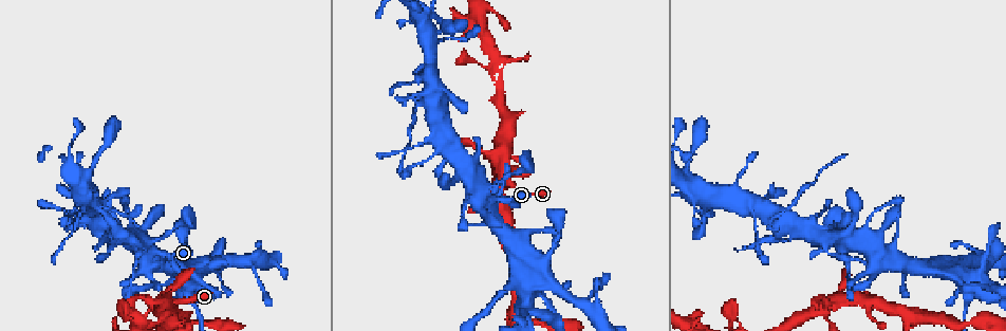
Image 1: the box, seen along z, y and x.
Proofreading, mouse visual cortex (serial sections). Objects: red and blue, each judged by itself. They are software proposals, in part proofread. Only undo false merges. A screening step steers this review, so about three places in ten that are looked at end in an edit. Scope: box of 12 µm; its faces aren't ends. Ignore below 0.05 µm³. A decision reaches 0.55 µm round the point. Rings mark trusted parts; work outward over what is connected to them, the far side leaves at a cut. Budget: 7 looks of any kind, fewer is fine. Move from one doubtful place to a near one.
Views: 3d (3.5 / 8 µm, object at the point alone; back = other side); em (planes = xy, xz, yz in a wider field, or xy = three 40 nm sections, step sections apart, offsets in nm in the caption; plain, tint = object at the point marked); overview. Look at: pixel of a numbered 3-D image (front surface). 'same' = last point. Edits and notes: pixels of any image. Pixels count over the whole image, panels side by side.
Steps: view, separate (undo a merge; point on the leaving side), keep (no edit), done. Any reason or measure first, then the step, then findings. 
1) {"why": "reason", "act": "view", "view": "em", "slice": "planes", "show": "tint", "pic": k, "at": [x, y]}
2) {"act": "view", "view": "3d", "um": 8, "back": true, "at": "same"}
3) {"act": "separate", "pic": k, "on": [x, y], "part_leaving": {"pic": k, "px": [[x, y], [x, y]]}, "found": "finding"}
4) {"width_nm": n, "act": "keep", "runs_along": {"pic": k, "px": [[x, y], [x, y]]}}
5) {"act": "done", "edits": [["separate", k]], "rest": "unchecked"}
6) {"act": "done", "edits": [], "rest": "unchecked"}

{"why": "looks like a crossing", "act": "view", "view": "3d", "um": 3.5, "pic": 1, "at": [880, 306]}

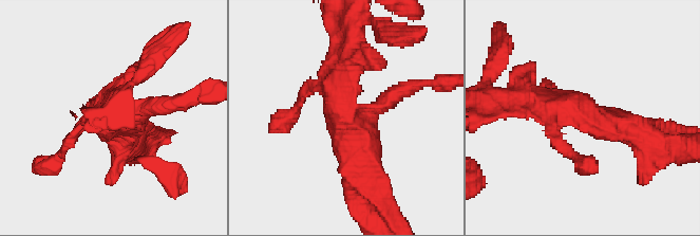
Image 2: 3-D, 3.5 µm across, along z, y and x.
{"act": "view", "view": "em", "slice": "xy", "step": 5, "show": "tint", "pic": 2, "at": [353, 119]}

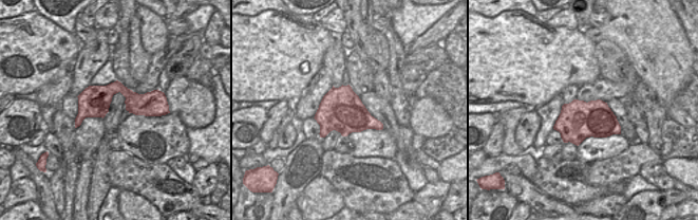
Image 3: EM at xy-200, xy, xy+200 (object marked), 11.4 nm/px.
{"arm_widths_nm": [200, 200, 250, 400], "act": "keep", "runs_along": {"pic": 2, "px": [[414, 86], [350, 119], [346, 58]]}, "found": "continuous, no second cell"}

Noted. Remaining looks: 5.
{"act": "view", "view": "3d", "um": 3.5, "pic": 1, "at": [506, 155]}

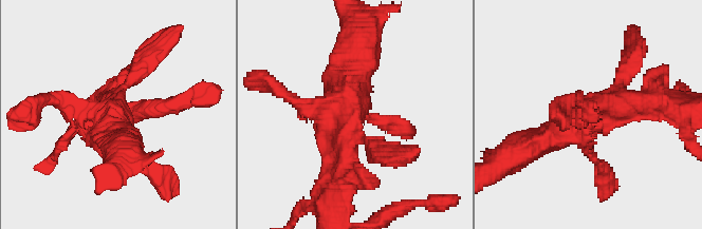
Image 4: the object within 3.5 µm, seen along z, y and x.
{"act": "view", "view": "em", "slice": "xy", "step": 5, "show": "plain", "pic": 4, "at": [110, 117]}

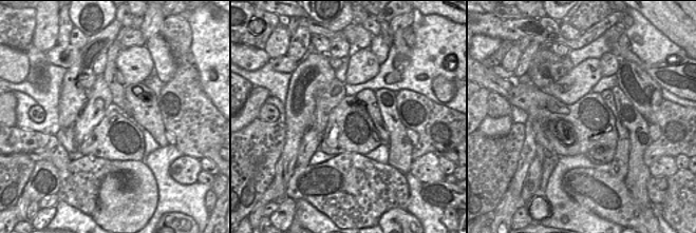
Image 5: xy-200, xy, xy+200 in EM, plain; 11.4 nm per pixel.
{"why": "where the object lies", "act": "view", "view": "em", "slice": "xy", "step": 5, "show": "tint", "at": "same"}

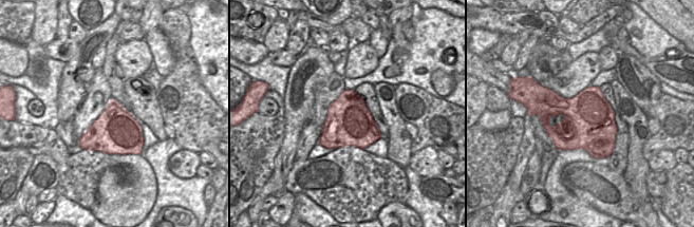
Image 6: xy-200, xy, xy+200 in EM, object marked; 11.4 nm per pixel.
{"act": "keep", "runs_along": {"pic": 4, "px": [[652, 97], [611, 103], [528, 146]]}, "found": "continuous, no second cell"}

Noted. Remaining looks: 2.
{"why": "sharp bend", "act": "view", "view": "3d", "um": 3.5, "pic": 1, "at": [427, 103]}

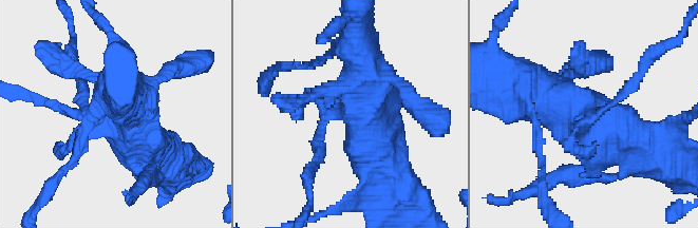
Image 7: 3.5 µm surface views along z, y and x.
{"why": "shape alone is not enough", "act": "view", "view": "em", "slice": "xy", "step": 5, "show": "tint", "pic": 7, "at": [348, 113]}

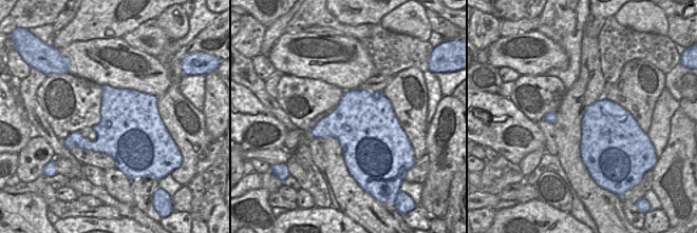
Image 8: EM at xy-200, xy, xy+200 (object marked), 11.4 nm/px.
{"act": "separate", "pic": 7, "on": [636, 84], "found": "a second cell is stuck on"}

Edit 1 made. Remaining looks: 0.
{"act": "done", "edits": [["separate", 7]], "rest": "unchecked"}

